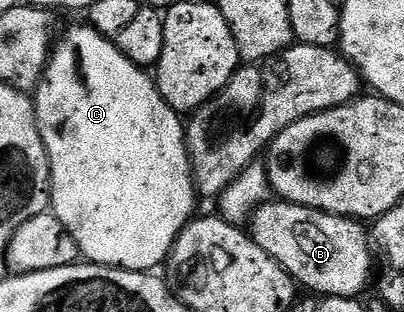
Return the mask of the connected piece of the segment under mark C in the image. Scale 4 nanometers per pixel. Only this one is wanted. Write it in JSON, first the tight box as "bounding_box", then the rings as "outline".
{"bounding_box":[35,25,199,272],"outline":[[[88,25],[73,27],[65,36],[58,38],[55,50],[49,56],[49,63],[45,67],[45,73],[41,77],[35,92],[35,106],[37,109],[37,128],[43,137],[43,145],[49,154],[49,182],[51,184],[51,211],[59,221],[75,237],[82,256],[88,262],[103,267],[115,267],[122,271],[152,272],[166,262],[169,252],[177,243],[185,226],[194,218],[193,210],[197,207],[199,192],[196,183],[193,182],[193,166],[189,160],[189,146],[185,144],[186,124],[182,116],[167,105],[167,101],[157,92],[156,82],[149,79],[144,70],[136,67],[118,49],[116,42],[106,39],[97,30]]]}

